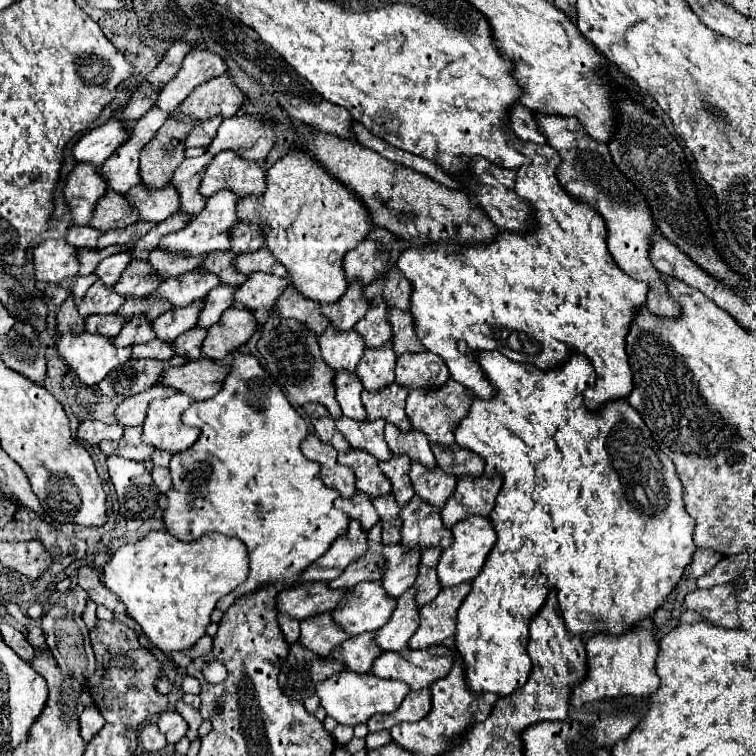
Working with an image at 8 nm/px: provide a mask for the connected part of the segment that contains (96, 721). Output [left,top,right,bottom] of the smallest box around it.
[79,707,103,743]

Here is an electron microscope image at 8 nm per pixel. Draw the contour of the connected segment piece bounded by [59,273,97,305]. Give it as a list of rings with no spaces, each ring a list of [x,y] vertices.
[[[87,275],[87,277],[71,277],[71,279],[65,279],[65,281],[61,281],[59,283],[59,287],[63,287],[63,289],[67,289],[67,291],[71,291],[71,295],[73,295],[73,299],[77,301],[77,305],[83,301],[83,295],[85,295],[85,291],[93,285],[97,281],[97,275]]]

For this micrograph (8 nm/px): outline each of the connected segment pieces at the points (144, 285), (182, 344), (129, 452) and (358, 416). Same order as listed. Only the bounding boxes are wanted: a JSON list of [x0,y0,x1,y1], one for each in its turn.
[[111,259,161,297],[173,329,207,361],[99,427,153,461],[335,373,365,421]]

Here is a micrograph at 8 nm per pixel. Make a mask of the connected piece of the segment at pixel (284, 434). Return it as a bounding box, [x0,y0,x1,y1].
[163,351,349,611]

